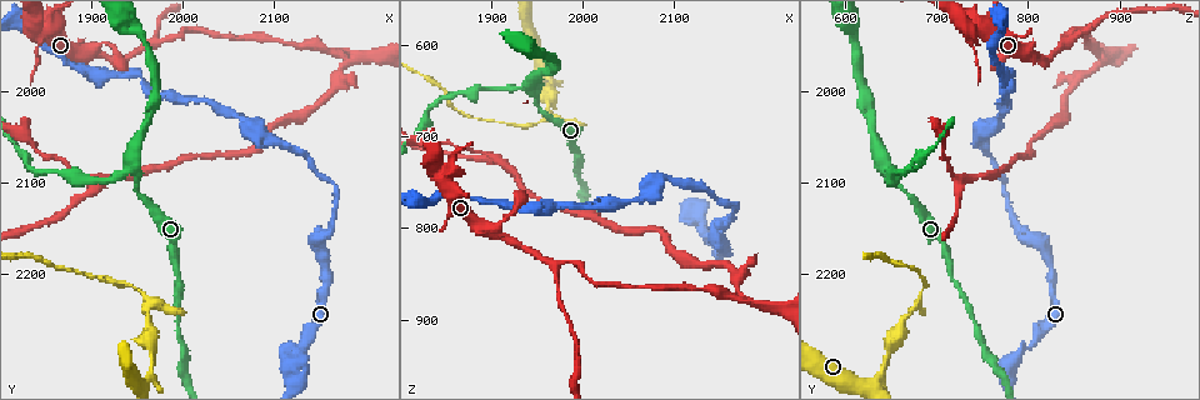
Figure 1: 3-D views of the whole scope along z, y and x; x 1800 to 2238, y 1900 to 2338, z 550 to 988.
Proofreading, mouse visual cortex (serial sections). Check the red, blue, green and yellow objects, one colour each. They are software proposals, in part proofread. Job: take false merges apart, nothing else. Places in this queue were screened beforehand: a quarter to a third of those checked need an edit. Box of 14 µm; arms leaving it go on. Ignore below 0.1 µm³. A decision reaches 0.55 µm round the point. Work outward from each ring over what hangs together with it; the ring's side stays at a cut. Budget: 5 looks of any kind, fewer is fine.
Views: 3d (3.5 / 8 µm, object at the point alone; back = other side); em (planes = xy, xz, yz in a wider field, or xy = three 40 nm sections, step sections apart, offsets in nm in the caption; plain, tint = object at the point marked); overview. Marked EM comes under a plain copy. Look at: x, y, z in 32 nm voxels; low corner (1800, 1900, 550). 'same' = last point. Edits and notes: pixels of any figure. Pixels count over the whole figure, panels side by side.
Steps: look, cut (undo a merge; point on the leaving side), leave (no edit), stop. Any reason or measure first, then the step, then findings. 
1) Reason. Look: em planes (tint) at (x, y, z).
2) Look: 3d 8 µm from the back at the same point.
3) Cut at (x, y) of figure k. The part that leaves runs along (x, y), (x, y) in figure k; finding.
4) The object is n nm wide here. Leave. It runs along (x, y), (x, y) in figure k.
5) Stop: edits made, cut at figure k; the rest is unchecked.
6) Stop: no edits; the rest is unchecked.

Calibre changes. Look: 3d 8 µm at (1965, 2315, 635).

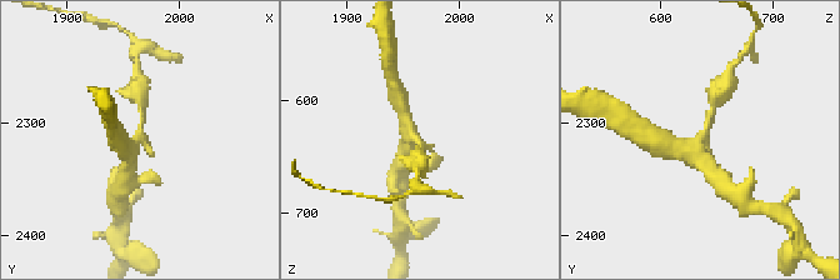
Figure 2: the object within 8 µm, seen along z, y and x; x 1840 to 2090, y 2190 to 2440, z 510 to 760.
Look: em planes (tint) at (1966, 2312, 638).

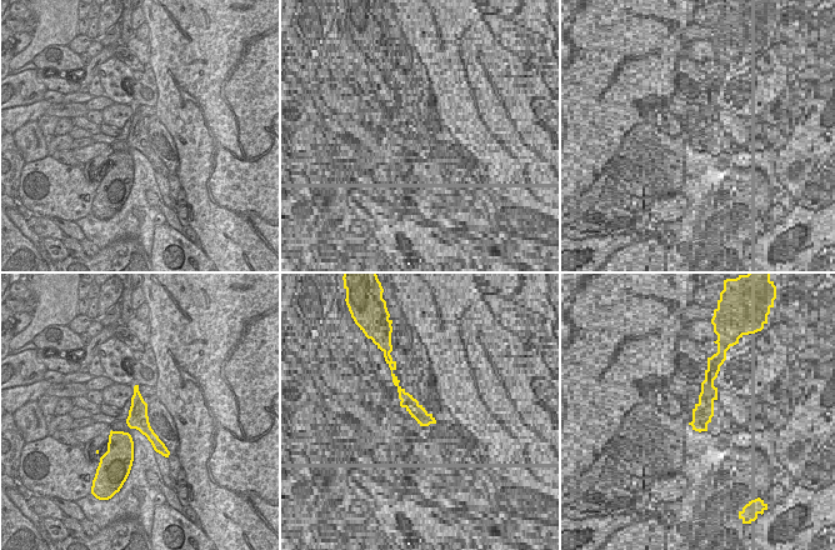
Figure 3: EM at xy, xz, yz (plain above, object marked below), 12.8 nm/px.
Leave. It runs along (136, 394), (138, 419), (160, 446) in figure 3; one cell here.

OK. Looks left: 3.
Sudden change in width. Look: 3d 3.5 µm at (1960, 2250, 665).

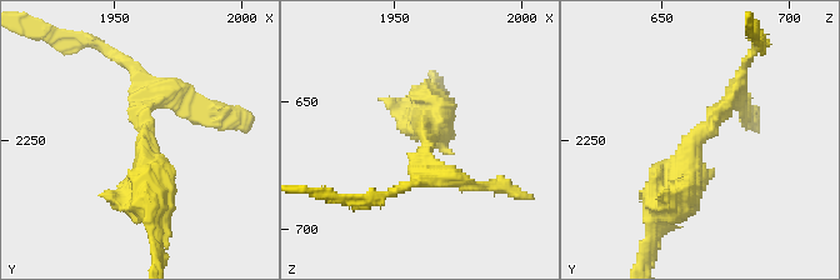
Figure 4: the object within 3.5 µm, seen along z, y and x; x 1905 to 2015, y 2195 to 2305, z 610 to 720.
Cut at (710, 126) of figure 4. The part that leaves runs along (685, 171), (689, 151), (743, 75) in figure 4; a second cell is stuck on.

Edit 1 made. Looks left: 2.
Stop: edits made, cut at figure 4; the rest is unchecked.

